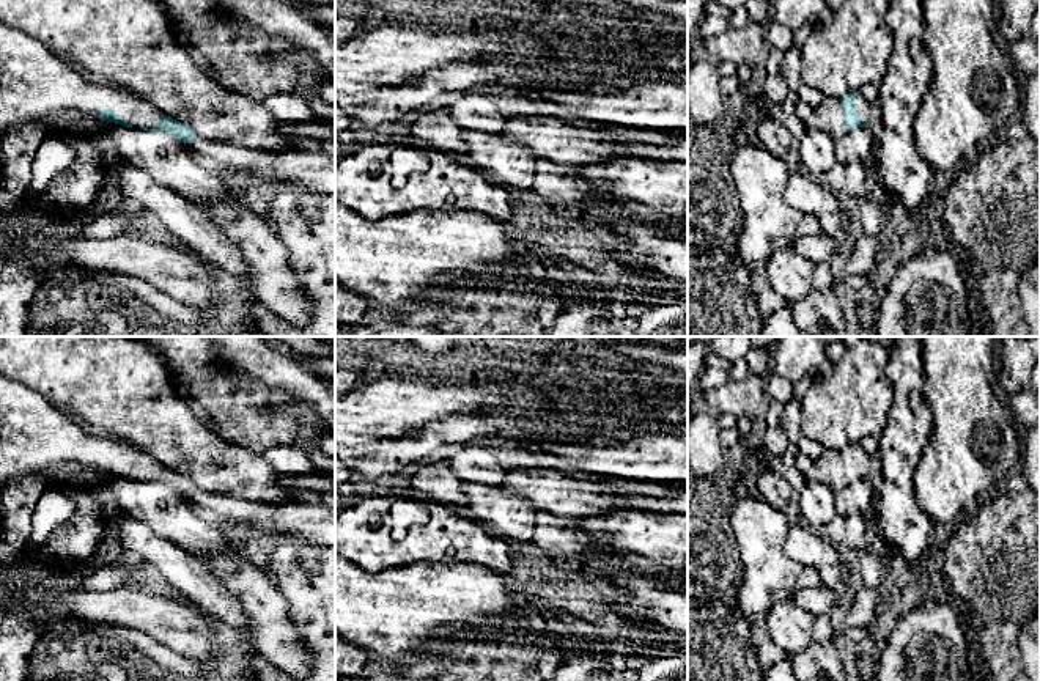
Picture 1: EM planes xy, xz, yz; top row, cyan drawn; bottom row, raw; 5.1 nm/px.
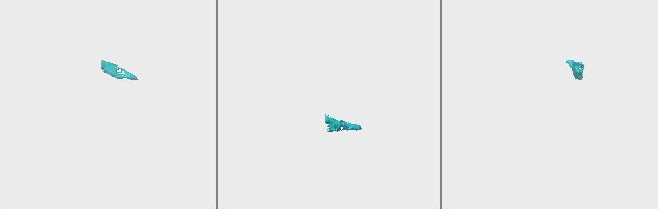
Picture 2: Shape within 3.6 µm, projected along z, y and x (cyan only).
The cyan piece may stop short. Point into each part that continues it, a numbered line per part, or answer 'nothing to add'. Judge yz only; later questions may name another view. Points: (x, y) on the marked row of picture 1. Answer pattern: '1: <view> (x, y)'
1: yz (862, 107)
2: yz (828, 117)

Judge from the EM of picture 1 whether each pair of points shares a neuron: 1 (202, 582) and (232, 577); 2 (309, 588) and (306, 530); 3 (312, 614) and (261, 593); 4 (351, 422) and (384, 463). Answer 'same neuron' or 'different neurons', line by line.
1: different neurons
2: different neurons
3: different neurons
4: different neurons

